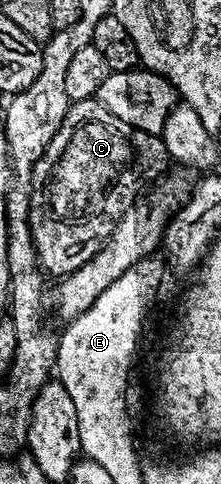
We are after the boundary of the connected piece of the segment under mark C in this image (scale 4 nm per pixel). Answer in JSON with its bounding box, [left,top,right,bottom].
[28,97,170,277]

